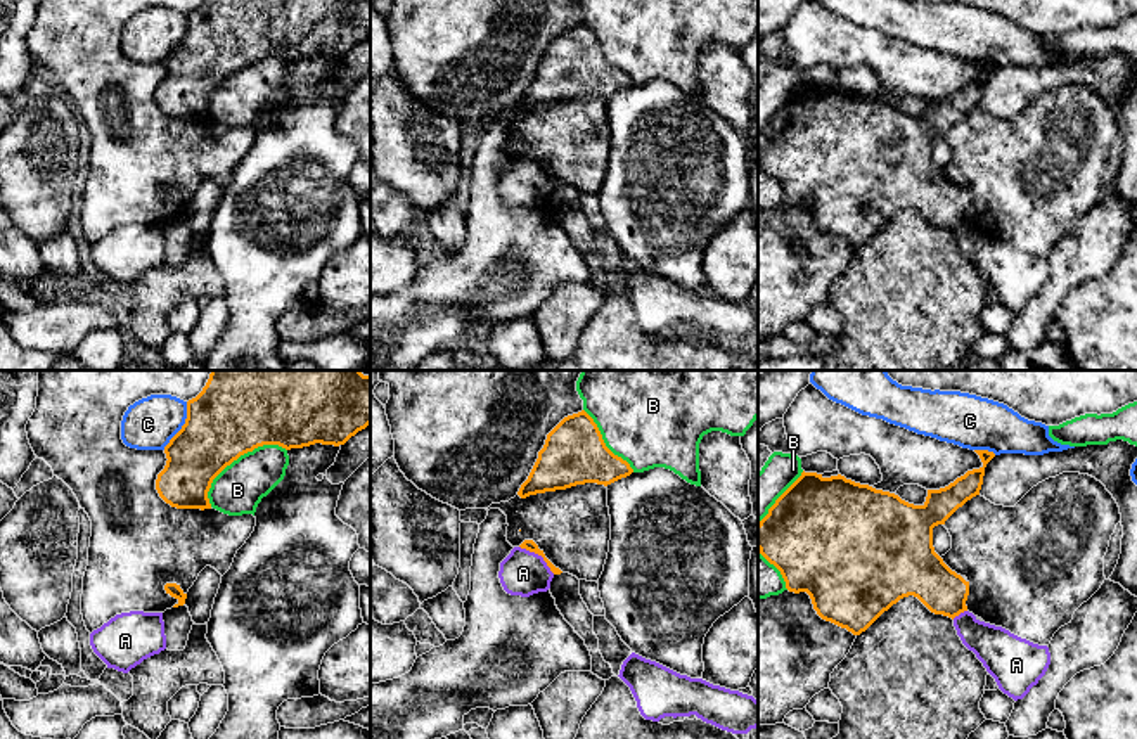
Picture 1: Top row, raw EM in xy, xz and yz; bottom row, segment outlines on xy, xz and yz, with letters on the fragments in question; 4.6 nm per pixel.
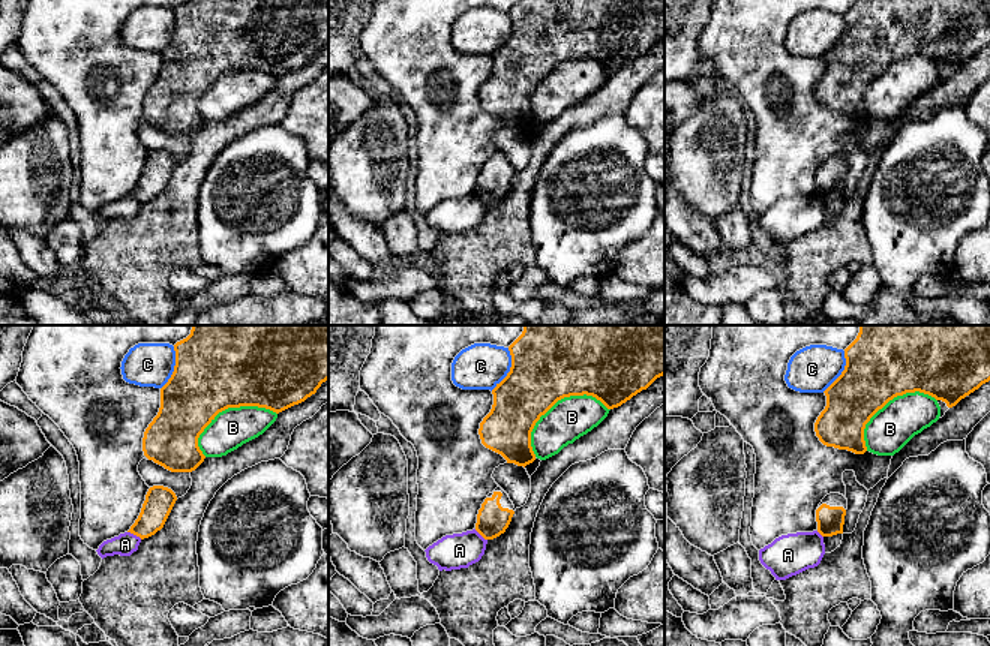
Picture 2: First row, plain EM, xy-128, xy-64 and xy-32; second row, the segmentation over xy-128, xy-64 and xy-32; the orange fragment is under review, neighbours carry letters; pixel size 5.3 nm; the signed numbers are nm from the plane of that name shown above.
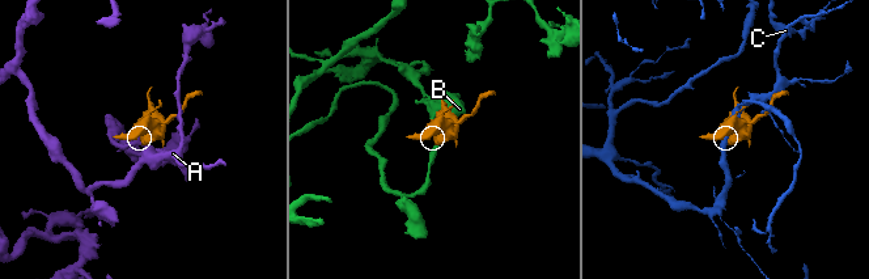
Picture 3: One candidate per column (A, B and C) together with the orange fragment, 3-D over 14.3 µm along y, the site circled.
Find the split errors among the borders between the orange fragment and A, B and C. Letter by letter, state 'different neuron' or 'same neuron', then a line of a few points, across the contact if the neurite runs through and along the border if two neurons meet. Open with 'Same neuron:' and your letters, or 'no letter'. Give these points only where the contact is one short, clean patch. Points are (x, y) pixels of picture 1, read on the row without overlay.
Same neuron: no letter
A: different neuron; line xz (520, 158), (537, 165), (554, 186)
B: different neuron
C: different neuron

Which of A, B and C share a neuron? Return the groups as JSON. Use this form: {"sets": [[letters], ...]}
{"sets": [["A"], ["B"], ["C"]]}

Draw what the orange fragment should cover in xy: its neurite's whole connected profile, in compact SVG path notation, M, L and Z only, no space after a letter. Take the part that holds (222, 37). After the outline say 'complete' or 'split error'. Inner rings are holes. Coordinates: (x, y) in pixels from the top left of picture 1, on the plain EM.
M202 0L187 14L187 31L182 42L164 59L166 78L157 87L159 109L177 121L211 121L208 104L213 92L241 67L263 57L286 62L315 55L344 57L370 36L370 0Z; complete

